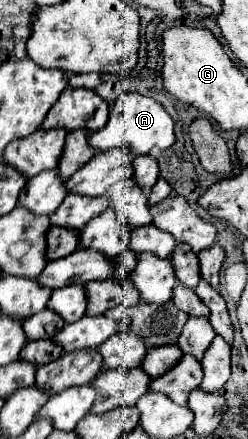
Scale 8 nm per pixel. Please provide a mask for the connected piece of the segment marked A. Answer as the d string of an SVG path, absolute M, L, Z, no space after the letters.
M136 92L122 94L110 108L110 116L104 128L96 130L90 134L90 146L94 146L98 152L122 146L122 144L132 144L132 154L154 154L158 156L162 150L170 148L176 142L174 136L174 120L170 114L154 100Z

